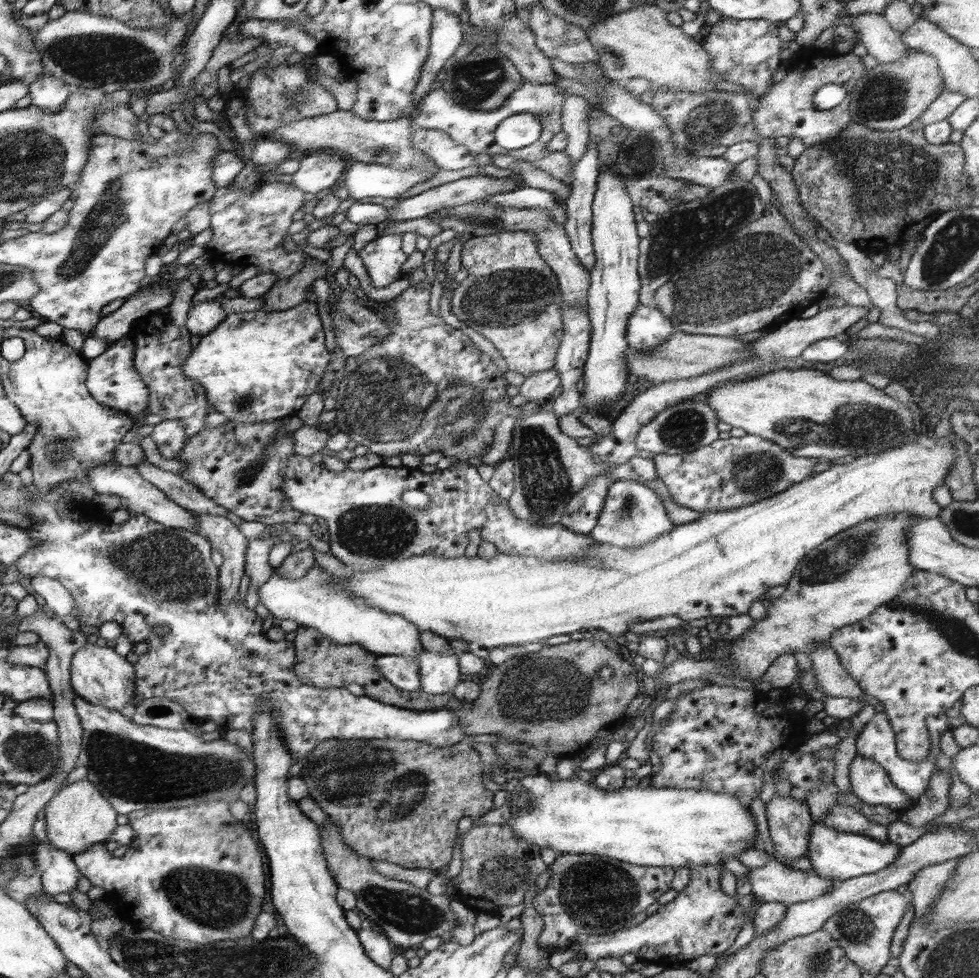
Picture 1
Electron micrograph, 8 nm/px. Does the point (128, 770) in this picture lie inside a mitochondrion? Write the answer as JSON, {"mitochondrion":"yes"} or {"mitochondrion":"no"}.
{"mitochondrion":"yes"}

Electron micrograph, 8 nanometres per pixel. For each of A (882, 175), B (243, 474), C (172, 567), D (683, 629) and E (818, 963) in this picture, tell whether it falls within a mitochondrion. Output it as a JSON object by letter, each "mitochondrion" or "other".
{"A":"mitochondrion","B":"mitochondrion","C":"mitochondrion","D":"other","E":"mitochondrion"}

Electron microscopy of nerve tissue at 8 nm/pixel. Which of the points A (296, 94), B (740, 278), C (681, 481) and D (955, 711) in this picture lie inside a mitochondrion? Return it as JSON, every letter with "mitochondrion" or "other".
{"A":"mitochondrion","B":"mitochondrion","C":"other","D":"other"}

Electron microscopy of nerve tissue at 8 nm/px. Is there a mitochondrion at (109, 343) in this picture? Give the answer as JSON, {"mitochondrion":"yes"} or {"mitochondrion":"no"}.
{"mitochondrion":"no"}

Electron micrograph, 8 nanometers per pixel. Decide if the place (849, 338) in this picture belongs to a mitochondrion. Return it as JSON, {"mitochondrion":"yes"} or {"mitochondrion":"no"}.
{"mitochondrion":"no"}

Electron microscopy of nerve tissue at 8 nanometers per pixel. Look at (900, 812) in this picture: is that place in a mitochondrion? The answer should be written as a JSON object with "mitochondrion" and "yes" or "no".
{"mitochondrion":"no"}

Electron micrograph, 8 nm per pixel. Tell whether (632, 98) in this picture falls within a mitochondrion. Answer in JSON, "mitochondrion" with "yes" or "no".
{"mitochondrion":"no"}

